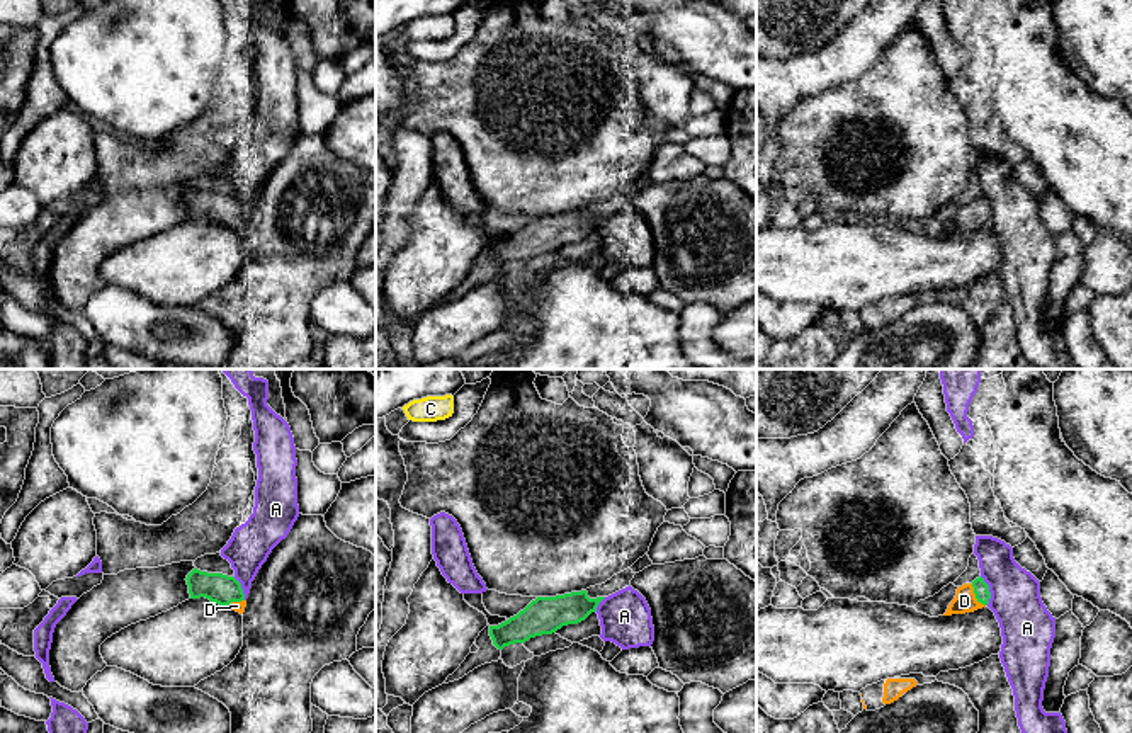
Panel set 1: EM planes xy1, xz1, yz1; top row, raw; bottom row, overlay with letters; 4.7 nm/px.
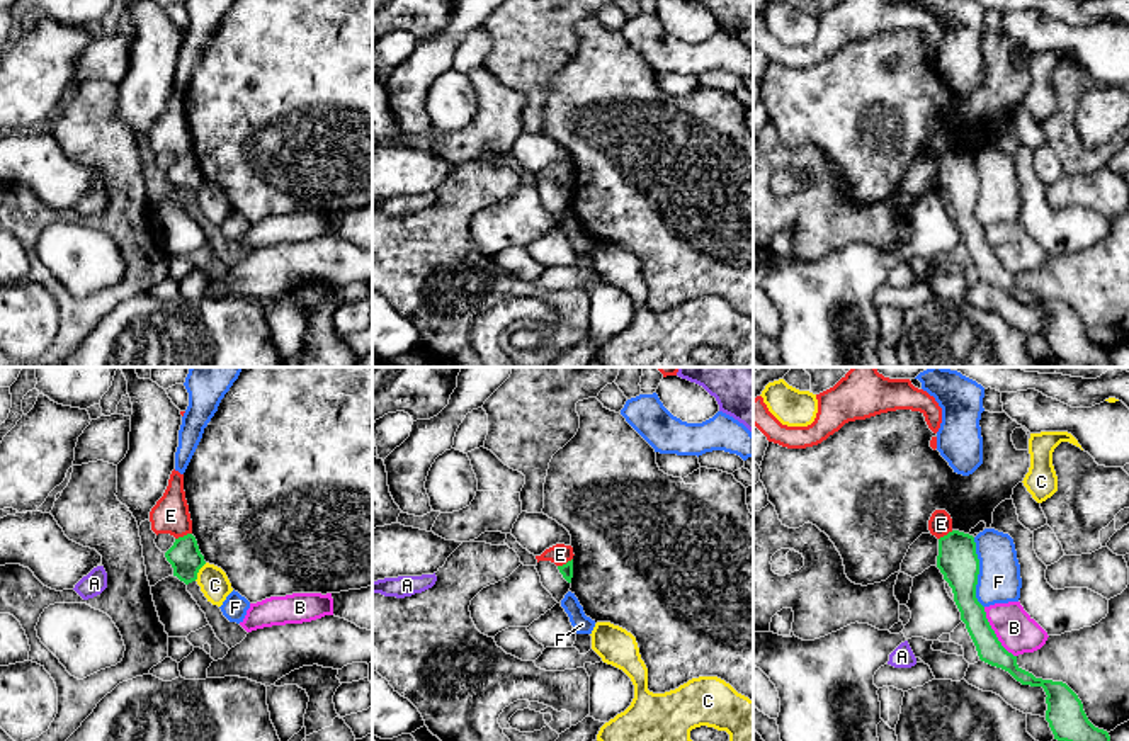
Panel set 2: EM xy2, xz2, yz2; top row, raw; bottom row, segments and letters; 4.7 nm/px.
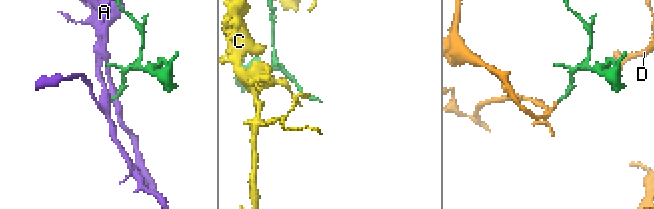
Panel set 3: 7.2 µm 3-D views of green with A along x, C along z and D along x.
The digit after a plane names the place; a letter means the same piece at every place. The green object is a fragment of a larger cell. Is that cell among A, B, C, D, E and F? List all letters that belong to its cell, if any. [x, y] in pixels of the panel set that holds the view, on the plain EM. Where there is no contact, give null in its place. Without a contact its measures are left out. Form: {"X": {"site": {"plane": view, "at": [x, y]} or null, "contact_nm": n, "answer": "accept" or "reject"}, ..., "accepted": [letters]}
{"A": {"site": {"plane": "yz1", "at": [988, 210]}, "contact_nm": 150, "answer": "reject"}, "B": {"site": {"plane": "yz2", "at": [993, 252]}, "contact_nm": 280, "answer": "reject"}, "C": {"site": {"plane": "xy2", "at": [198, 191]}, "contact_nm": 110, "answer": "reject"}, "D": {"site": {"plane": "yz1", "at": [976, 215]}, "contact_nm": 130, "answer": "accept"}, "E": {"site": {"plane": "xy2", "at": [184, 155]}, "contact_nm": 90, "answer": "reject"}, "F": {"site": {"plane": "yz2", "at": [978, 192]}, "contact_nm": 340, "answer": "reject"}, "accepted": ["D"]}

